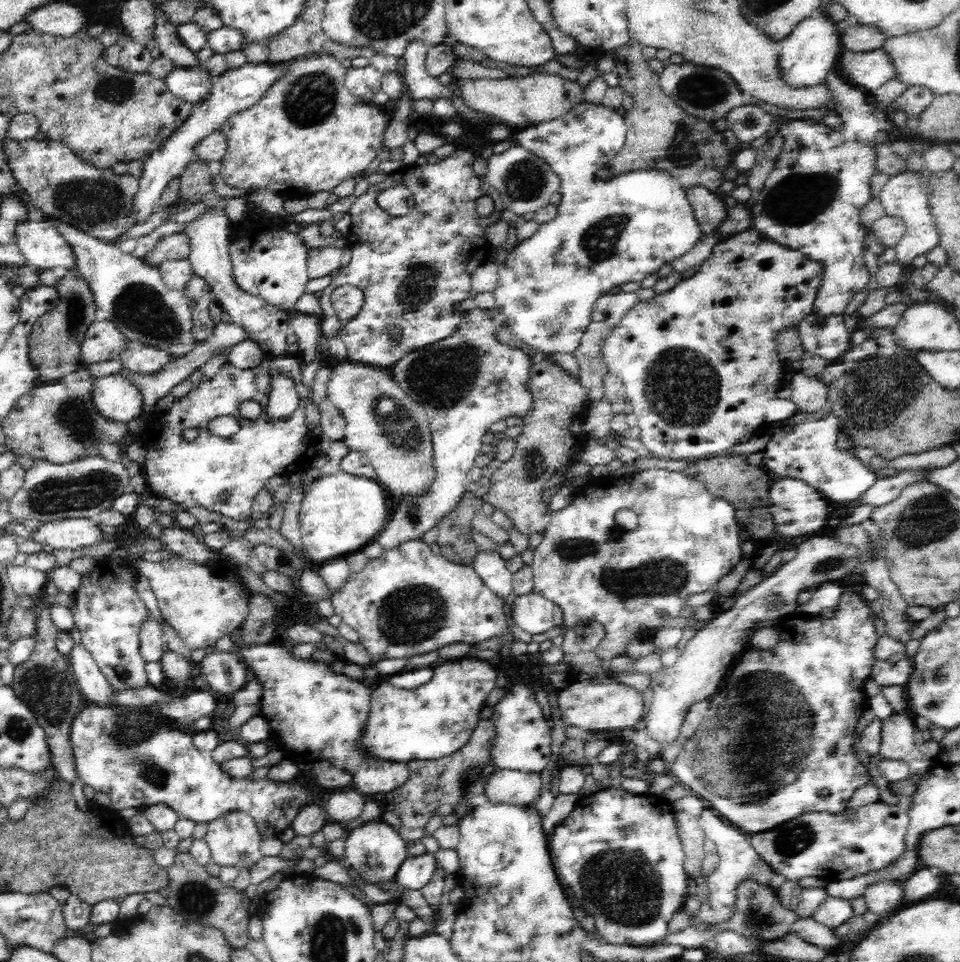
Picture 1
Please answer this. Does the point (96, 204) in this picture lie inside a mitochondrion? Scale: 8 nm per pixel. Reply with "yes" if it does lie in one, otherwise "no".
yes

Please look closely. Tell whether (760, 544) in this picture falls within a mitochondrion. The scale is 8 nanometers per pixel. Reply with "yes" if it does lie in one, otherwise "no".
no

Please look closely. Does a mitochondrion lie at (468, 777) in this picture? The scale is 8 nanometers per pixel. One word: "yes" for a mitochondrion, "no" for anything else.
yes

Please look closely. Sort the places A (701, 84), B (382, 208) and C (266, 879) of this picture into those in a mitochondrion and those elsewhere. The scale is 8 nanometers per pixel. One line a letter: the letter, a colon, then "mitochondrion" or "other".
A: mitochondrion
B: other
C: other

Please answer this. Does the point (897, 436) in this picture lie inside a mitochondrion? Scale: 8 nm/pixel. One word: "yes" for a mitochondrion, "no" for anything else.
no

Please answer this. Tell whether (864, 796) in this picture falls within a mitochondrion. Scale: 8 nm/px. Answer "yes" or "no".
no

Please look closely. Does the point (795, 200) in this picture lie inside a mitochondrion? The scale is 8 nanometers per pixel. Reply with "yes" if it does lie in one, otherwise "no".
yes

